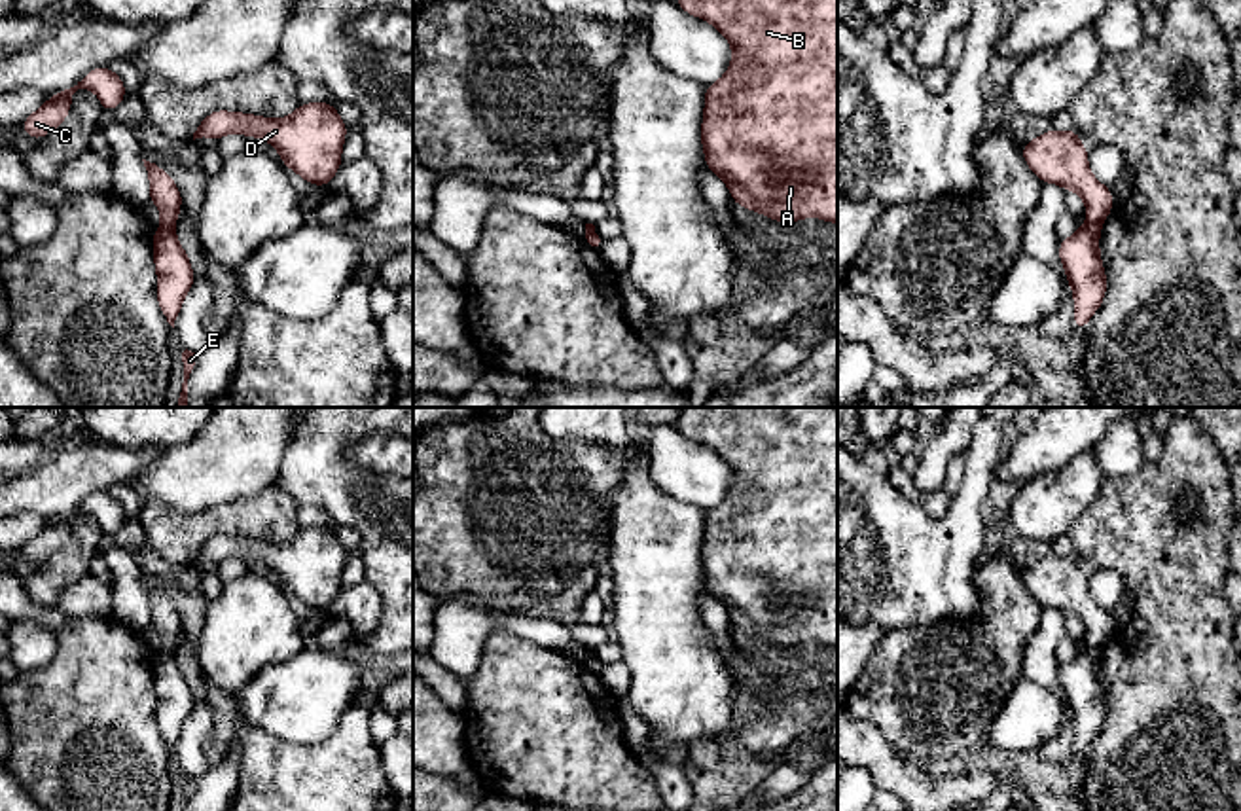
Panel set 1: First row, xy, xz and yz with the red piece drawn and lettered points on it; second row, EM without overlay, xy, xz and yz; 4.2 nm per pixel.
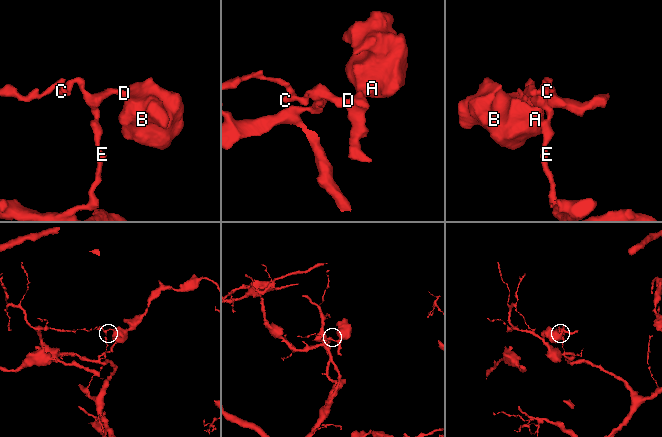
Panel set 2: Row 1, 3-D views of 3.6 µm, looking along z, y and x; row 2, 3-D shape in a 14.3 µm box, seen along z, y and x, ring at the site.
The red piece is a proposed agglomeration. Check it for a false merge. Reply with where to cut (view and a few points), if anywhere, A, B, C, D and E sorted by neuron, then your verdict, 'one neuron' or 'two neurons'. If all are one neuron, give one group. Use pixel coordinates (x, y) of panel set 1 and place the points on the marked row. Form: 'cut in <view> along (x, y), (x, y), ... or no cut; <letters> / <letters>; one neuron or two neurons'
cut in xy along (161, 226), (173, 232); A B C D / E; two neurons

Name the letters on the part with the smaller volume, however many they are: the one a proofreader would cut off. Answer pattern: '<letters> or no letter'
A, B, C, D

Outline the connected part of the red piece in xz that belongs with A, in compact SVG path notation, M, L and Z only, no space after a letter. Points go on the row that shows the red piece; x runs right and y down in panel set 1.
M676 0L676 4L686 13L714 25L733 51L729 70L705 89L701 140L707 167L728 184L733 203L748 210L782 224L807 216L837 224L837 0Z

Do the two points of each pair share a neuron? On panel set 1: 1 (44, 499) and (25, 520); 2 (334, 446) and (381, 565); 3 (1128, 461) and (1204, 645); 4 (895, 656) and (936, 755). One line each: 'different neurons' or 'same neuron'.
1: different neurons
2: same neuron
3: different neurons
4: same neuron

